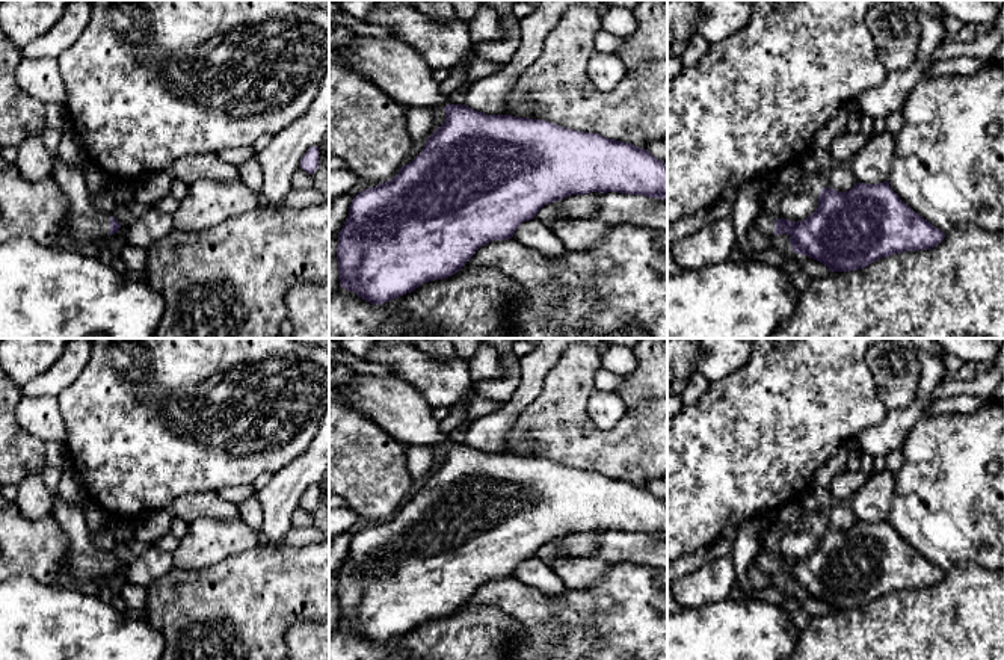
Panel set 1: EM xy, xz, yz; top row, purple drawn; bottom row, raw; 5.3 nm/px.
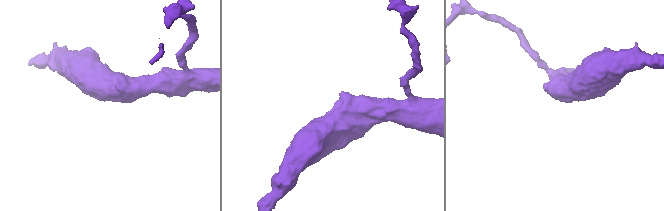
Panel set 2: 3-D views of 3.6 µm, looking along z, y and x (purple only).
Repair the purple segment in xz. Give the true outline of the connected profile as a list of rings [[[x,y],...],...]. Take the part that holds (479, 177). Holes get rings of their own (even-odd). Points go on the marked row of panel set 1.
[[[356,35],[335,50],[332,57],[370,79],[402,106],[445,110],[444,124],[427,137],[424,148],[412,162],[403,165],[390,181],[355,195],[349,216],[338,233],[340,285],[370,304],[385,304],[424,282],[454,275],[480,246],[492,240],[512,239],[516,228],[533,219],[544,205],[571,195],[619,192],[667,199],[667,163],[655,159],[648,150],[596,133],[560,127],[545,119],[486,115],[465,104],[450,104],[433,79],[433,68],[399,39]]]

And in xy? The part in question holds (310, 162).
[[[311,146],[300,160],[300,169],[314,174],[319,168],[319,146]]]

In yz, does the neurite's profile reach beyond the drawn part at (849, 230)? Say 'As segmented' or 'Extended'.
Extended

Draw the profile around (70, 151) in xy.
[[[69,128],[65,130],[60,139],[57,148],[57,159],[65,165],[74,165],[74,166],[80,166],[88,160],[83,146],[79,143],[75,134]]]

